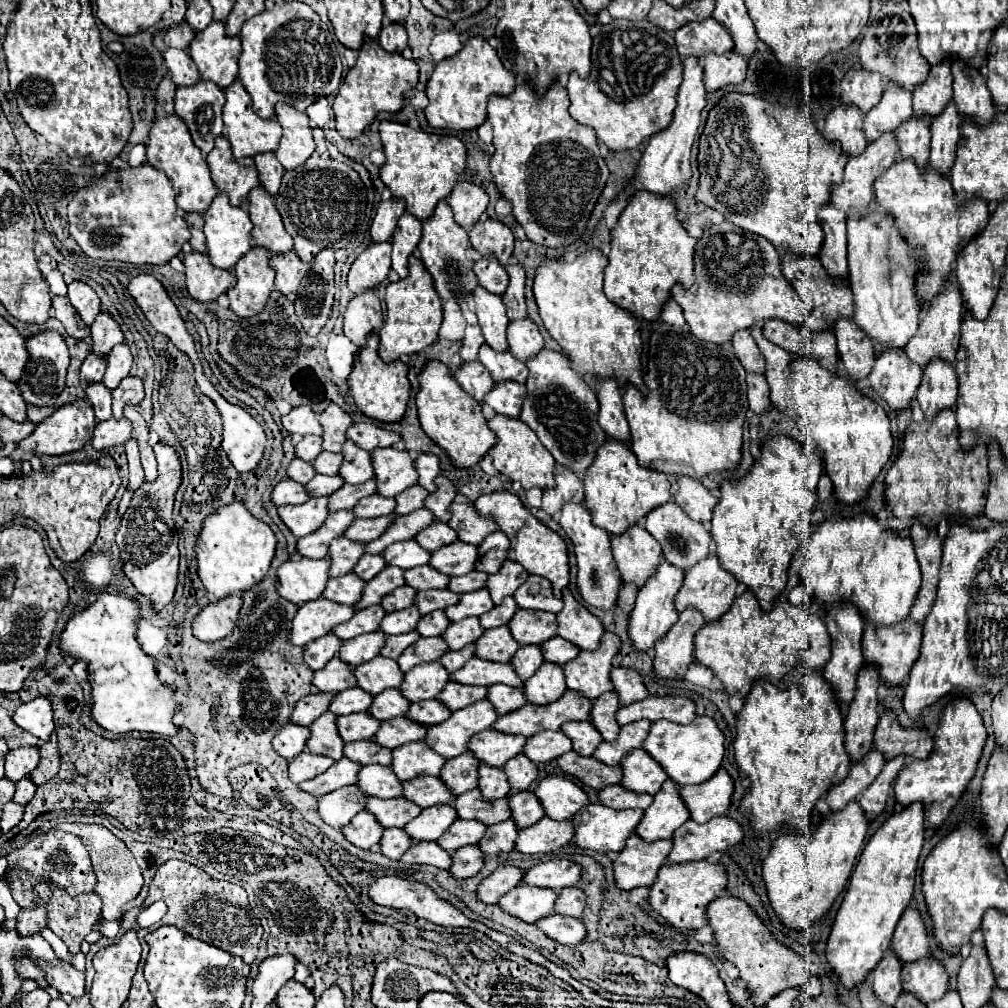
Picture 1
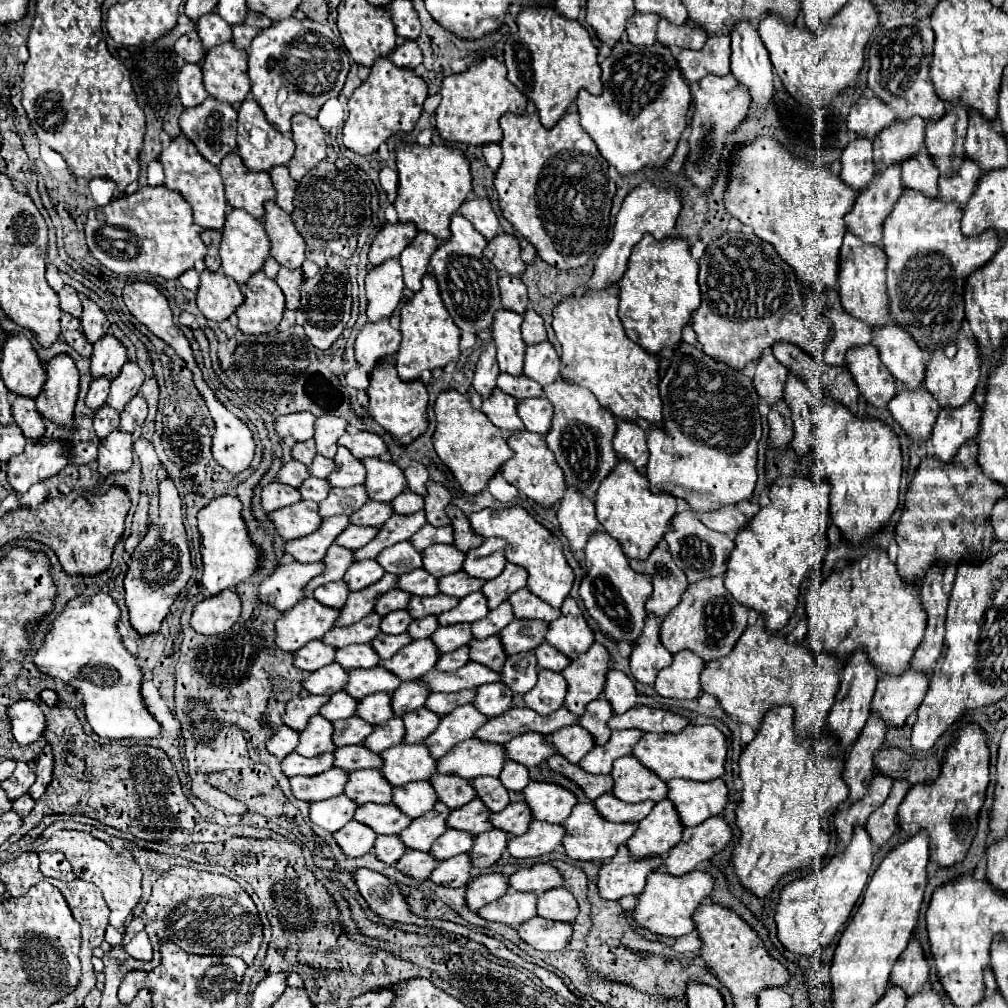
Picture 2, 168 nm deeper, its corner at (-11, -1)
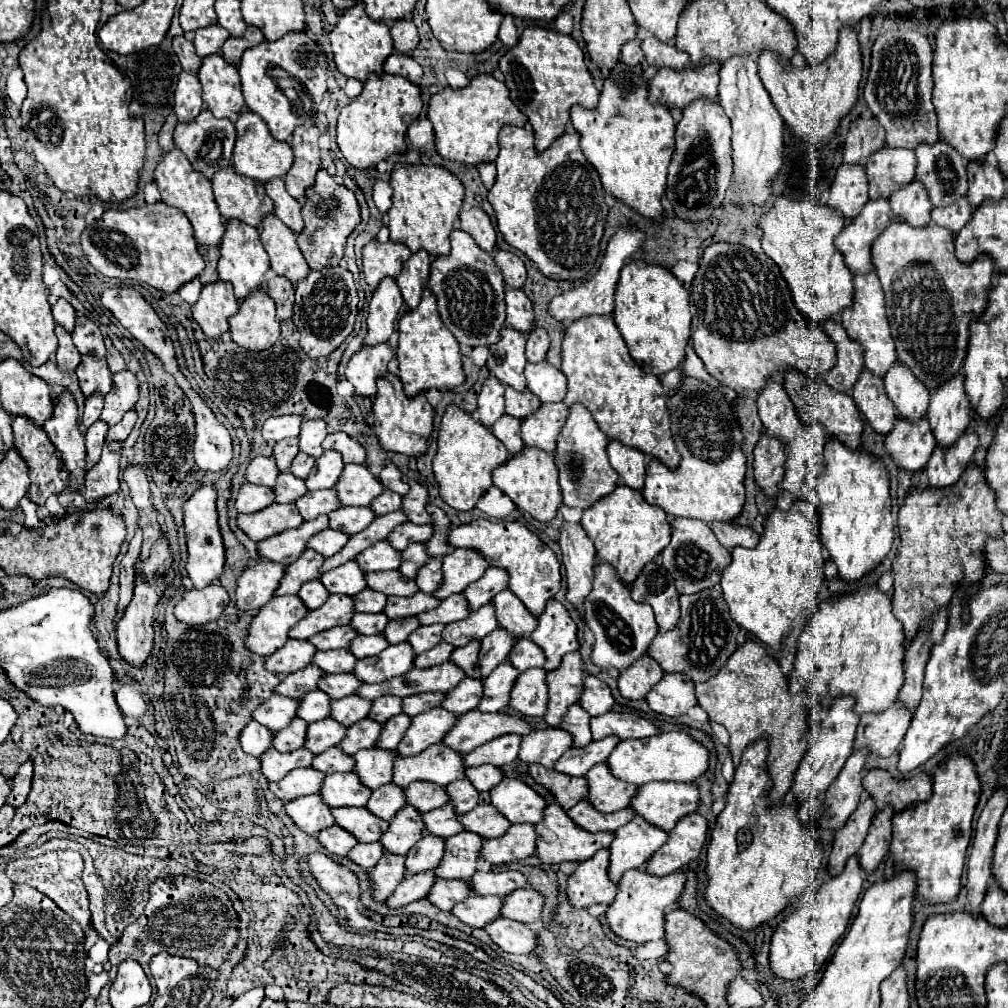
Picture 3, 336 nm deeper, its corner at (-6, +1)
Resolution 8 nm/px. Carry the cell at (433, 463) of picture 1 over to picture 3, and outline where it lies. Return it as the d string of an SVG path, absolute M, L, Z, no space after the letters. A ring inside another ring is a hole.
M393 463L385 465L385 467L381 469L381 473L377 475L377 479L379 479L381 485L383 485L385 489L389 489L389 491L395 491L395 493L399 493L399 495L405 495L405 493L407 493L407 483L401 481L401 471L399 471Z

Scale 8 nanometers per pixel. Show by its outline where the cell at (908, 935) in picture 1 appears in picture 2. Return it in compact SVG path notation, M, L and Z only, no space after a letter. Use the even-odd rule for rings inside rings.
M914 937L908 943L908 949L904 949L904 953L898 957L890 979L894 985L900 985L910 997L922 989L922 985L928 981L928 975L930 975L928 959L924 955L922 943Z

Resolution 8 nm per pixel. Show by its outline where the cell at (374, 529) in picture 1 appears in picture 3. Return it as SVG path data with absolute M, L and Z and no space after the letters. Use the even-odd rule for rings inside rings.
M323 529L323 531L319 531L319 535L311 537L311 541L307 541L307 549L313 549L323 557L331 557L347 543L347 539L349 539L349 535L345 535L341 531Z

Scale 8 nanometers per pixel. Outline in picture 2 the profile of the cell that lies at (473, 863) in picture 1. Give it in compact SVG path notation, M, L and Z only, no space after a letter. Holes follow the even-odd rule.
M470 853L456 855L448 861L442 861L440 867L434 869L430 879L438 885L448 885L448 887L466 887L468 881L472 879L472 861Z

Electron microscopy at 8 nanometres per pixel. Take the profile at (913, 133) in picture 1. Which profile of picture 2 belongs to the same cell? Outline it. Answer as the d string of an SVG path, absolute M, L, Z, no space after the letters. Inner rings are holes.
M920 149L912 161L904 161L902 165L902 183L910 189L920 189L928 197L938 195L938 175L940 171L932 165L932 157L928 157L926 149Z

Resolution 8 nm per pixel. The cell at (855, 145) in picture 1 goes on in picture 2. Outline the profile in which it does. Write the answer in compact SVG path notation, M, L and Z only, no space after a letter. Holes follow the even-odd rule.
M856 137L854 141L850 141L842 151L840 163L842 163L840 173L842 181L856 191L864 189L876 173L872 161L872 141L868 141L866 137Z

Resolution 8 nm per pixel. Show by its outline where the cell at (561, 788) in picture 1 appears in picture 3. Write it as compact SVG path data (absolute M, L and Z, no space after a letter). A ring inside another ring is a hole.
M503 779L491 789L491 805L511 823L539 823L545 801L523 781Z

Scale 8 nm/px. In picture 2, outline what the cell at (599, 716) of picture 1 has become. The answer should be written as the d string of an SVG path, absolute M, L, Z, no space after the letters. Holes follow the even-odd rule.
M596 699L586 705L586 713L580 717L578 723L594 735L596 745L604 745L604 743L608 743L608 737L612 735L612 729L608 729L608 721L612 719L612 715L614 713L612 713L612 707L608 705L608 701Z

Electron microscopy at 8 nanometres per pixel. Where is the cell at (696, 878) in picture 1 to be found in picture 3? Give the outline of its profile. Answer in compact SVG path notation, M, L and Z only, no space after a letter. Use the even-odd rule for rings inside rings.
M643 869L625 871L623 877L617 883L617 895L615 901L605 911L607 927L621 939L633 941L633 943L647 943L655 939L663 939L665 931L665 913L675 907L677 897L681 895L685 887L685 875L683 873L671 873L665 877L649 875Z

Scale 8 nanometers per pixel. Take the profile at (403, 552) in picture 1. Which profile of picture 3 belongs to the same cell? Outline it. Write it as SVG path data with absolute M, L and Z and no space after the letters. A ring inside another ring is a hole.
M379 541L371 547L367 547L367 551L361 551L359 557L355 557L357 565L367 573L367 571L389 571L389 569L397 569L401 563L401 553L395 551L393 547L389 547L387 541Z

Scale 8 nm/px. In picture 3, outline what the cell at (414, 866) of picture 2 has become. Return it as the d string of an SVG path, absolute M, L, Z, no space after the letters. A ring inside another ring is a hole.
M385 853L379 859L379 863L373 869L369 869L369 883L371 883L373 901L381 903L383 899L387 899L395 891L395 887L405 877L405 865L403 863L405 863L403 855Z

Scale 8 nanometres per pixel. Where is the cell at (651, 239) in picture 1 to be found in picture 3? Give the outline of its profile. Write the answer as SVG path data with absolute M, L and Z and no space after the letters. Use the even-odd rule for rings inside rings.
M643 261L627 263L621 269L615 289L613 319L629 347L631 357L645 373L659 377L667 371L679 369L681 361L685 359L685 345L689 339L691 305L687 289L671 271L659 265L647 265Z

